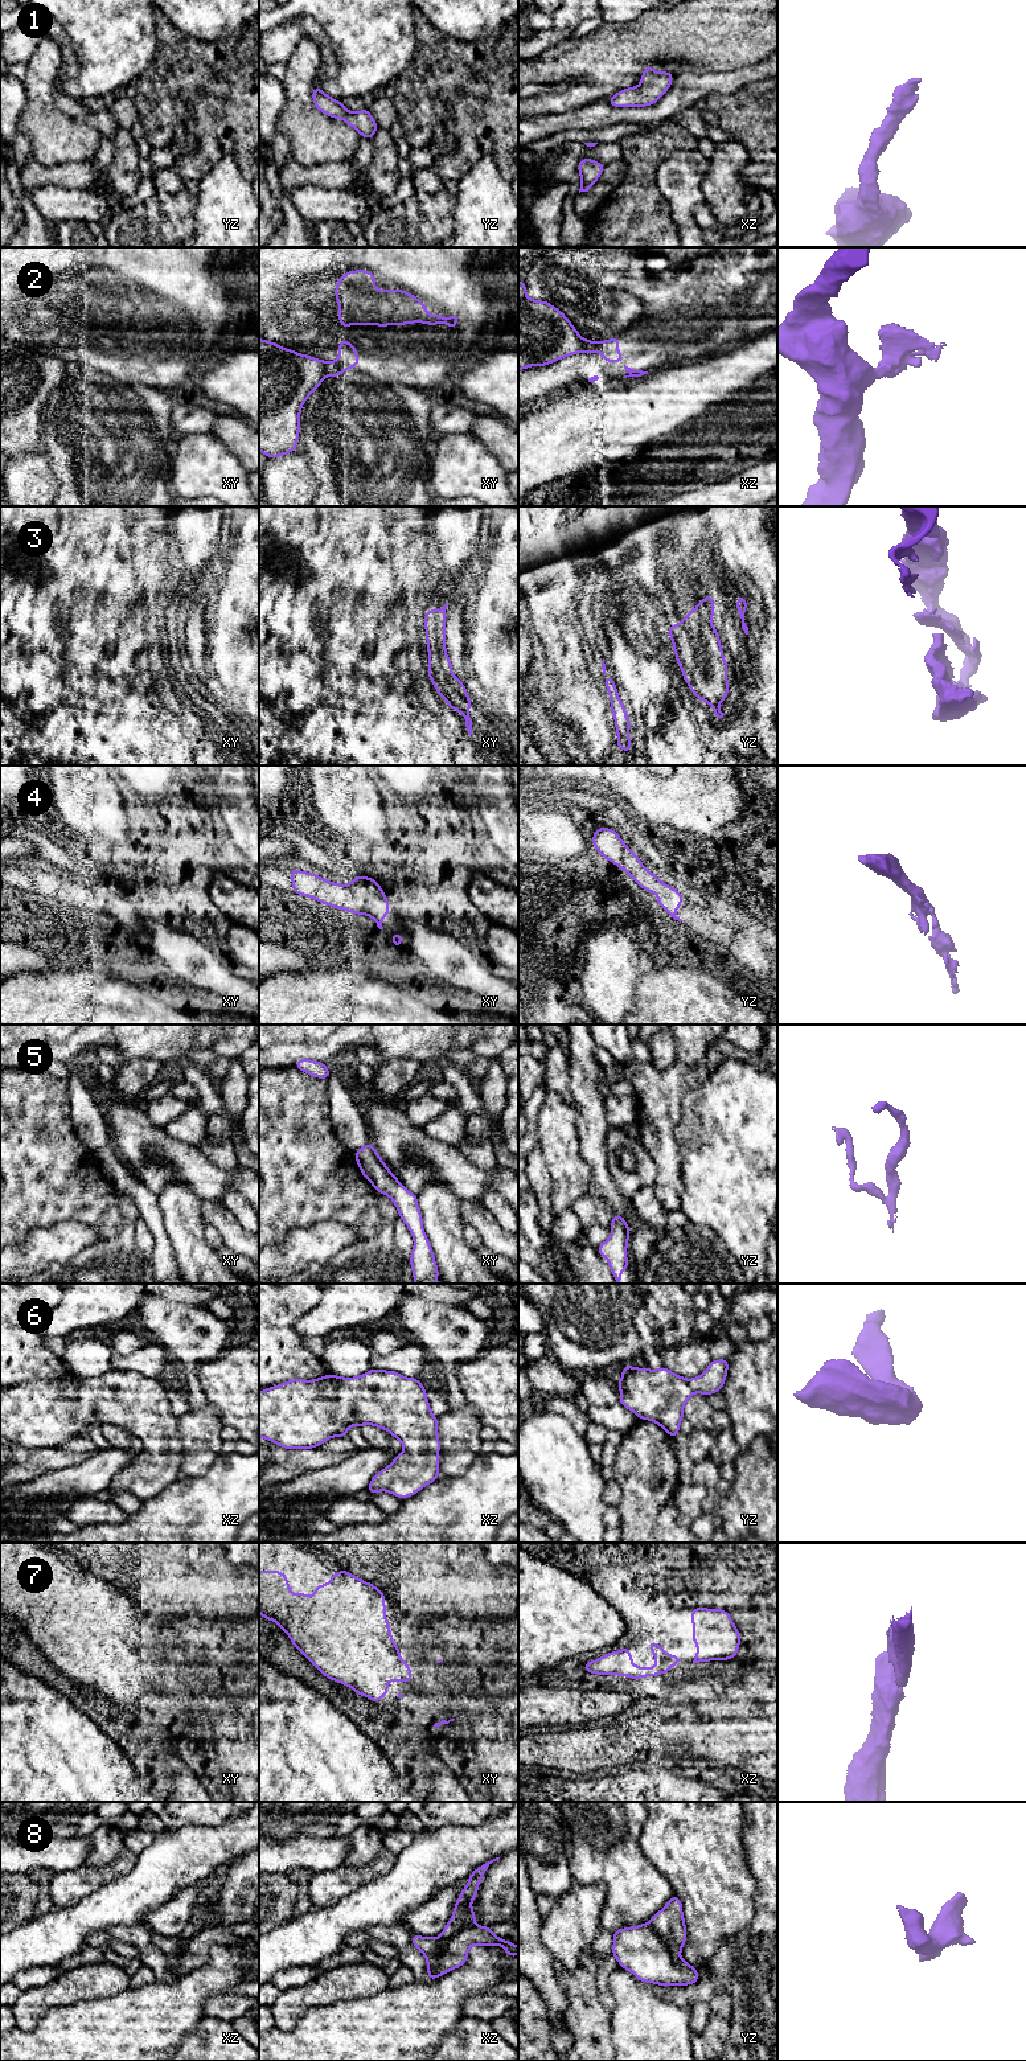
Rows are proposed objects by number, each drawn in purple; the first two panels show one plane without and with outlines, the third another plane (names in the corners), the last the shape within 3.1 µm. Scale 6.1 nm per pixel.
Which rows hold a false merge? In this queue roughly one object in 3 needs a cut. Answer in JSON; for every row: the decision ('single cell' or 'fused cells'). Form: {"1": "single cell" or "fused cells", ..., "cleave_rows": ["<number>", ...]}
{"1": "single cell", "2": "fused cells", "3": "single cell", "4": "single cell", "5": "single cell", "6": "single cell", "7": "single cell", "8": "fused cells", "cleave_rows": ["2", "8"]}

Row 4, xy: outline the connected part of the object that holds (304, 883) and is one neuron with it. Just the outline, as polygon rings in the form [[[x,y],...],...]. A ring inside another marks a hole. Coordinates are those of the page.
[[[288,870],[288,871],[292,880],[292,891],[295,894],[299,894],[301,896],[308,896],[311,899],[316,899],[323,904],[338,910],[349,911],[357,914],[358,916],[368,915],[375,921],[379,929],[383,929],[382,927],[383,917],[393,911],[387,908],[390,902],[387,900],[386,894],[379,887],[378,882],[369,876],[365,875],[352,876],[353,882],[350,884],[340,884],[340,883],[324,880],[321,875],[316,875],[312,873],[305,873],[301,870]]]

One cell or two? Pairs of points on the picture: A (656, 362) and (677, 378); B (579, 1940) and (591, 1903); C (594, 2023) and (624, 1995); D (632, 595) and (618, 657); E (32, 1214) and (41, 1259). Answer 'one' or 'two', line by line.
A: two
B: one
C: two
D: one
E: two

